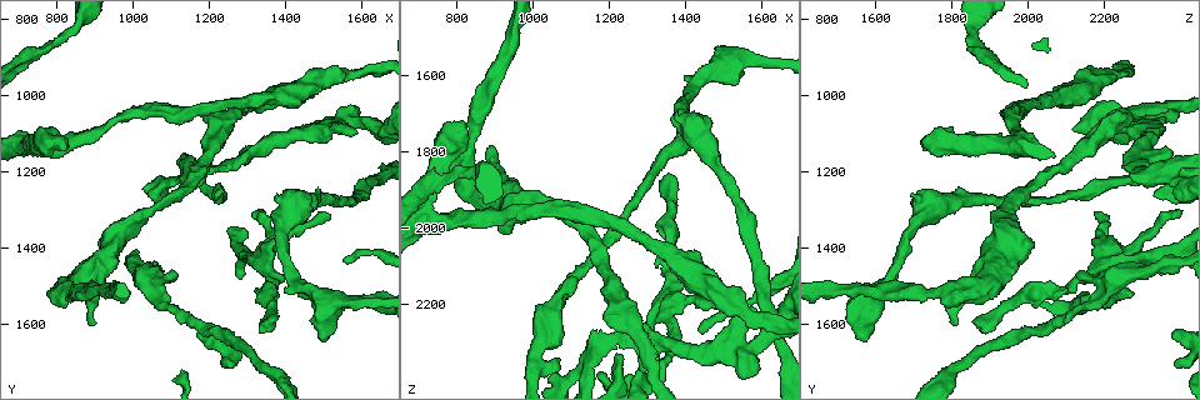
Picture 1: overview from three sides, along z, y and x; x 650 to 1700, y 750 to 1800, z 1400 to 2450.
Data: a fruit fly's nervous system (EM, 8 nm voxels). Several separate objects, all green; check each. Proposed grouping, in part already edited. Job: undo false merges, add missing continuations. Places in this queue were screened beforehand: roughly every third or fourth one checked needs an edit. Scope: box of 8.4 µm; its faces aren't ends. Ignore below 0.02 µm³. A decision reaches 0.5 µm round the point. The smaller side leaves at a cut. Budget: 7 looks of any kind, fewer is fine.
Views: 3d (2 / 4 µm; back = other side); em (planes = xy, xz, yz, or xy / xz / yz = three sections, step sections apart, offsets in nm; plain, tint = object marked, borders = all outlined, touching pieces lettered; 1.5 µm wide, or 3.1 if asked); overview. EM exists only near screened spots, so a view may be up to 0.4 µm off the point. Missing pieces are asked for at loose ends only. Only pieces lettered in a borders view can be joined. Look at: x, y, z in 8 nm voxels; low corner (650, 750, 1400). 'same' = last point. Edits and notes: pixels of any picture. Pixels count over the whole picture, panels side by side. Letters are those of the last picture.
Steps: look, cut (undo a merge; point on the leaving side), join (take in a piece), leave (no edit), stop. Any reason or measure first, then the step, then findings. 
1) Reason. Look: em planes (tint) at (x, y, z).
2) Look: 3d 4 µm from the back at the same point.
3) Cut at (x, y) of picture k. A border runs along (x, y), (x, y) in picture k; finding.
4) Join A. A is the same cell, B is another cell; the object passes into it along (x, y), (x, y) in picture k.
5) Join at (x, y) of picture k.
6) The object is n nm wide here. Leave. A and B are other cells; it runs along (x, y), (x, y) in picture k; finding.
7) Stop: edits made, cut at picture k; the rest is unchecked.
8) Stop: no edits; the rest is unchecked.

Free end. Look: 3d 2 µm at (1495, 1645, 1560).

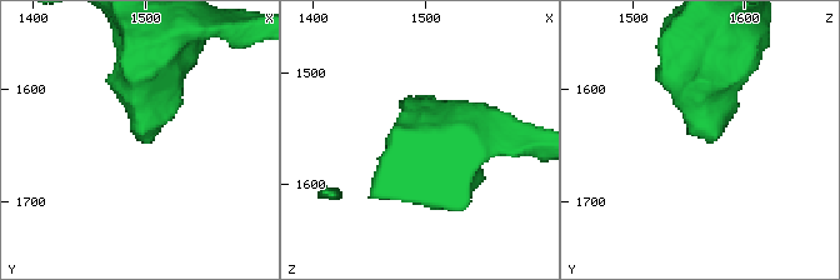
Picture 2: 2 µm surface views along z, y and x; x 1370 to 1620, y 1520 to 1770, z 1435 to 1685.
Need the tissue. Look: em yz step 8 (borders) at (1498, 1644, 1564).

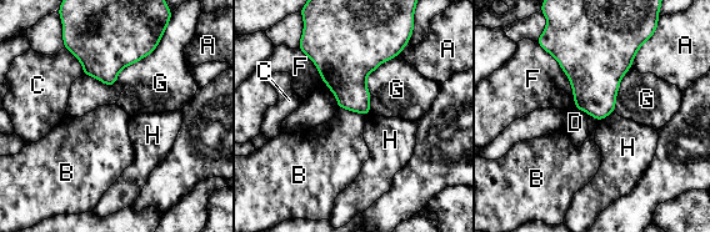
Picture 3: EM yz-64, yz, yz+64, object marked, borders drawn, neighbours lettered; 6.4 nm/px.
Leave. A, B, C, D, F, G and H are other cells; a border runs along (338, 106), (365, 115) in picture 3; none of them fits.

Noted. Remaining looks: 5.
An open end. Look: em xz step 4 (borders) at (890, 1600, 1805).

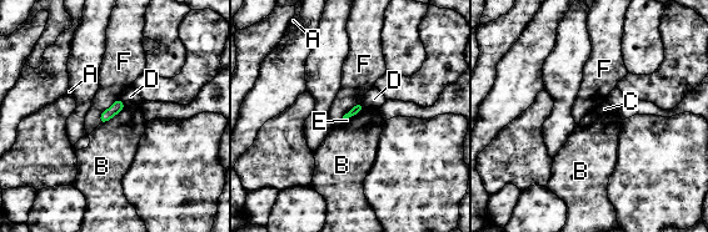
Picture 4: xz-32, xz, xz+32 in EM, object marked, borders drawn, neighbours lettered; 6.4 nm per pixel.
Leave. A, B, C, D, E and F are other cells; no lettered piece goes on from it.

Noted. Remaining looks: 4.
End of a long branch. Look: em yz step 8 (borders) at (1345, 1585, 1865).

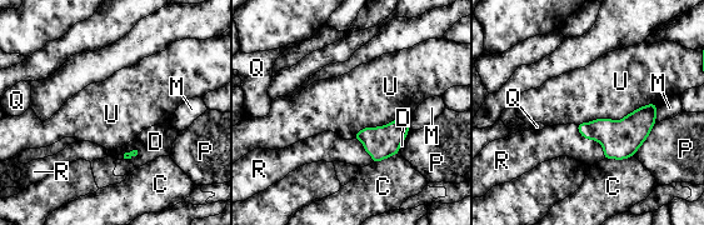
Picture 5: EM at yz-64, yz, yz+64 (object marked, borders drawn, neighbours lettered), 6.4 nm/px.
Join R. R is the same cell, C, D, M, P, Q and U are other cells; it goes on there.

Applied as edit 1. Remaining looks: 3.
Stop: edits made, join at picture 5; the rest is unchecked.

